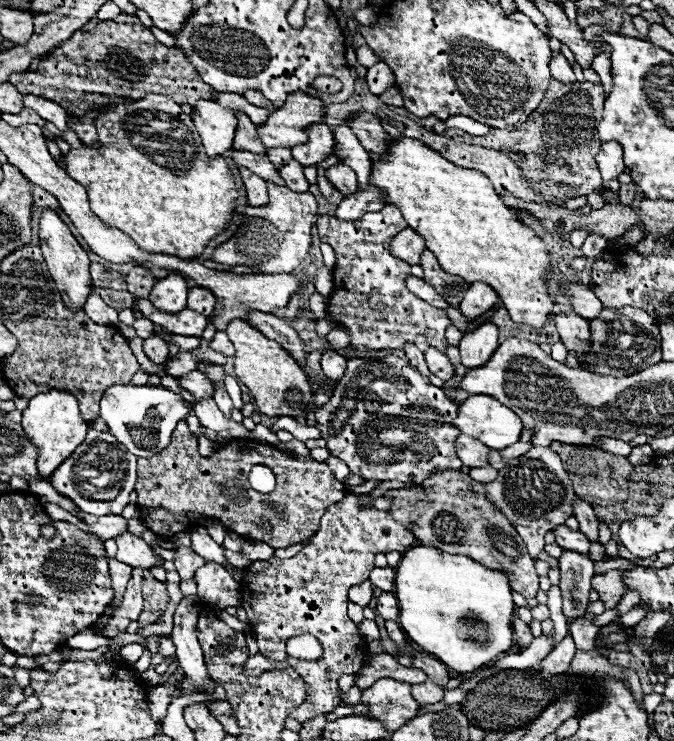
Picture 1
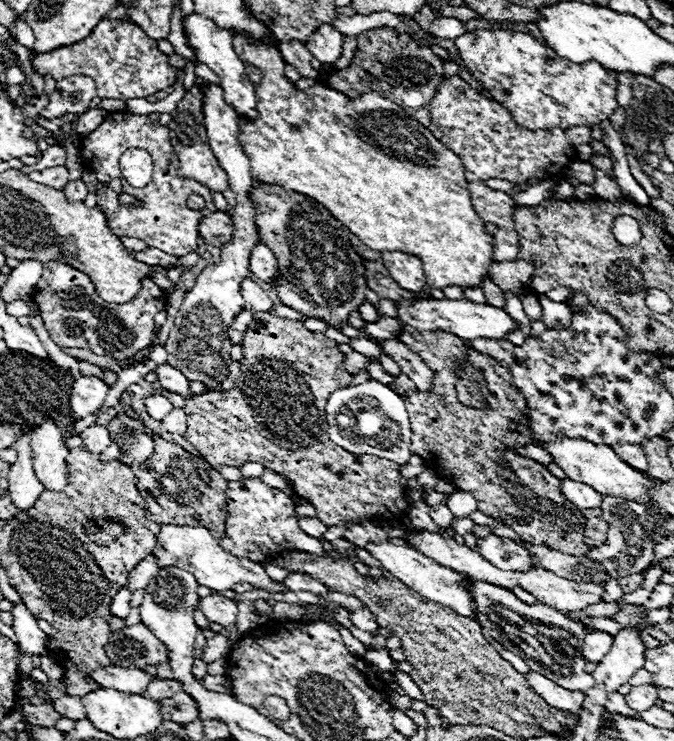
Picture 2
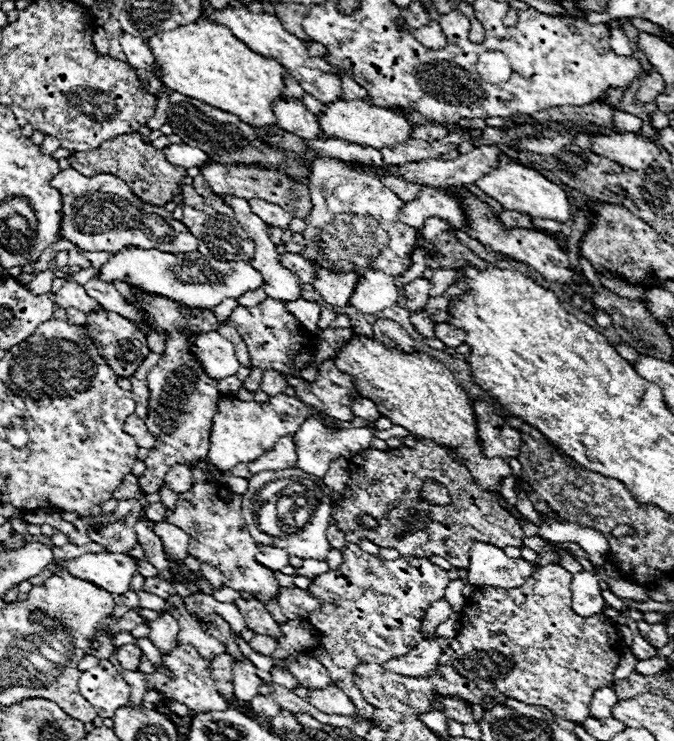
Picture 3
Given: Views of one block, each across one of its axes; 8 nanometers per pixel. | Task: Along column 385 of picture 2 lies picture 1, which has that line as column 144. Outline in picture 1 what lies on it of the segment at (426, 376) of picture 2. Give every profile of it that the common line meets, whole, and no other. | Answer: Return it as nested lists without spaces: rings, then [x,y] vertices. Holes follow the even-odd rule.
[[[152,334],[150,338],[144,340],[144,352],[146,352],[146,356],[148,356],[152,362],[162,364],[162,362],[168,358],[170,348],[168,348],[168,342],[166,342],[162,336]]]

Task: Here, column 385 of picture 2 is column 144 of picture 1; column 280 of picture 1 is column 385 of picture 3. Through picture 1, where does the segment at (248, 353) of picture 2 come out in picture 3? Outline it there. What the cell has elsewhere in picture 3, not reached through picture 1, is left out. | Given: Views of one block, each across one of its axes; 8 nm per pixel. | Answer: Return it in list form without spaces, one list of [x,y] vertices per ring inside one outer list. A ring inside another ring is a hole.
[[[418,440],[418,442],[426,442],[426,444],[416,444],[416,448],[400,446],[400,448],[392,448],[392,450],[366,448],[358,456],[352,456],[352,464],[358,468],[358,476],[354,478],[356,480],[354,488],[348,486],[344,490],[342,498],[338,500],[338,506],[332,512],[332,522],[342,532],[350,530],[350,532],[358,534],[360,538],[372,540],[380,548],[394,548],[400,552],[400,556],[408,556],[408,558],[410,556],[412,558],[442,556],[460,570],[468,568],[468,552],[476,540],[496,544],[498,548],[506,548],[506,546],[520,548],[524,532],[522,532],[520,524],[516,520],[512,520],[512,516],[508,516],[508,512],[504,512],[504,508],[500,508],[496,498],[492,494],[480,490],[480,486],[472,480],[470,472],[462,464],[458,464],[454,458],[450,458],[446,450],[436,446],[432,440]],[[426,478],[438,480],[440,484],[444,484],[448,488],[450,498],[452,498],[452,502],[448,506],[434,506],[434,504],[422,502],[418,498],[418,490]],[[362,514],[372,516],[378,522],[378,526],[372,530],[364,528],[358,522],[358,516],[362,516]]]

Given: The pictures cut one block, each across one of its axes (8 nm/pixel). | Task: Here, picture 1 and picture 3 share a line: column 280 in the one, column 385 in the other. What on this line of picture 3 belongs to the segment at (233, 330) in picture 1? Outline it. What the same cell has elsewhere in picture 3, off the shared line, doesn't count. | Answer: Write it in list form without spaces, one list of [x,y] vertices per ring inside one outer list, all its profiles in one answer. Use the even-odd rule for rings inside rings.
[[[356,336],[336,352],[336,366],[342,372],[356,376],[356,390],[364,398],[370,398],[378,412],[390,418],[392,424],[406,428],[416,438],[428,438],[442,448],[454,450],[456,458],[470,470],[476,484],[496,498],[500,496],[500,482],[510,476],[510,466],[504,458],[482,456],[474,408],[466,390],[458,384],[446,364],[420,352],[400,354],[372,338]]]

